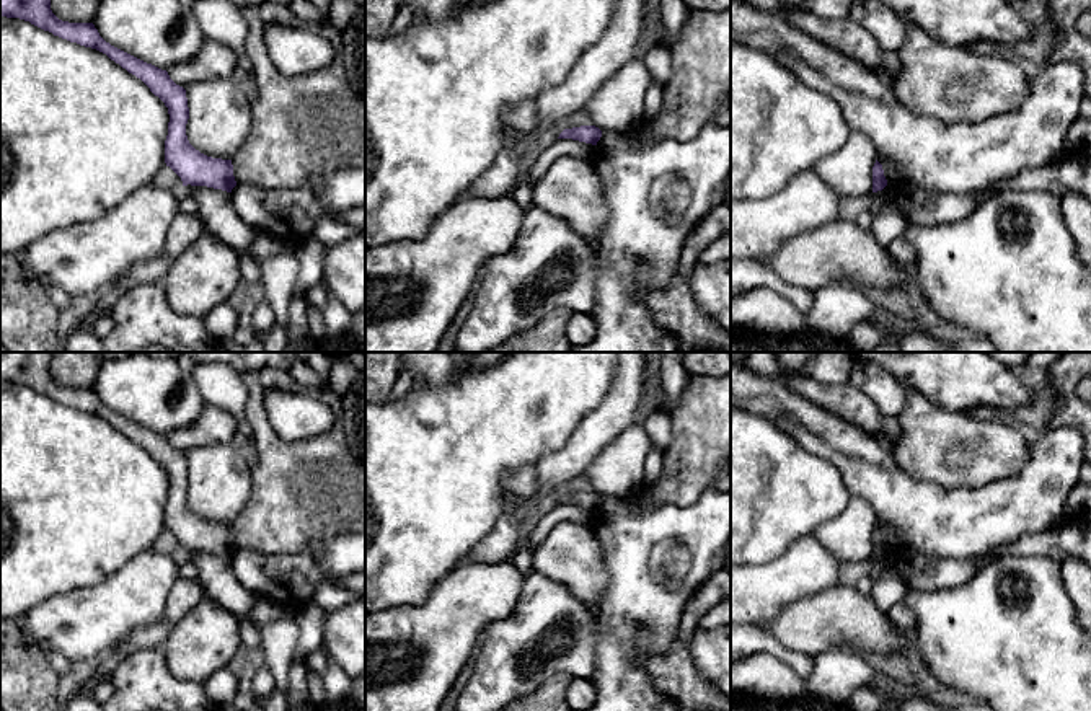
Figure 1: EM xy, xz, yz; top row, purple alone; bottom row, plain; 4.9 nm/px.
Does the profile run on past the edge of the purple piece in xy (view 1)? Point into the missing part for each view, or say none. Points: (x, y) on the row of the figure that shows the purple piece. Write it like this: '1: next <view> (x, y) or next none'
1: next none

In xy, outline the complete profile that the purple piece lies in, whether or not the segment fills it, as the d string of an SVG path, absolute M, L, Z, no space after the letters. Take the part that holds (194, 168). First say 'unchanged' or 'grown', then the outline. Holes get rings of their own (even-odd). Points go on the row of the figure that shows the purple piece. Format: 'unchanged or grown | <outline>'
unchanged | M0 0L0 16L7 18L20 18L24 21L29 21L31 24L52 33L54 36L59 36L62 39L67 39L70 42L77 42L85 47L96 49L103 54L106 54L111 60L119 64L122 68L126 68L129 73L140 78L150 91L158 96L165 106L168 108L170 122L168 122L168 135L165 140L165 163L170 166L183 181L183 186L207 186L214 189L222 189L227 192L232 192L232 189L236 186L235 176L233 176L233 165L232 160L222 160L222 158L212 158L199 150L196 150L186 135L186 124L189 119L189 108L188 108L188 98L186 90L179 85L176 85L166 70L161 70L152 64L147 64L114 46L106 42L93 23L68 23L59 20L52 10L51 10L51 0Z

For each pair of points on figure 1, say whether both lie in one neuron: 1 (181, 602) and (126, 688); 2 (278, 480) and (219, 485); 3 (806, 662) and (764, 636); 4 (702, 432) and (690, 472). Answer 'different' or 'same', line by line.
1: different
2: different
3: same
4: same

